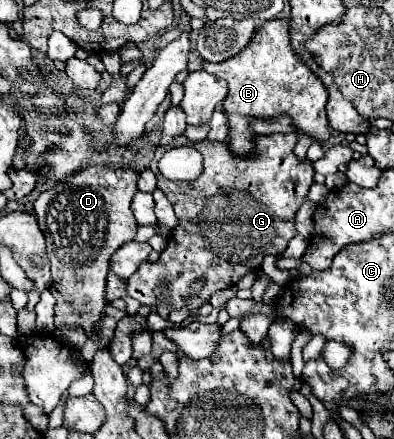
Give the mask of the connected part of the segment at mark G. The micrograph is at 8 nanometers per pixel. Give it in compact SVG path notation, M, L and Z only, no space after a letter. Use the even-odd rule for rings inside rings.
M280 133L264 135L264 137L256 139L256 143L260 143L260 155L256 155L256 159L232 159L232 155L228 155L226 143L208 143L208 141L192 143L184 135L178 137L176 141L172 141L174 147L188 145L188 147L194 147L204 157L202 175L196 177L194 181L172 181L172 179L162 177L158 171L154 173L158 177L158 189L164 191L164 195L172 203L176 219L186 233L172 233L168 237L166 249L158 257L158 261L154 261L154 263L144 261L140 265L136 275L132 275L132 279L128 279L128 295L134 297L136 301L140 301L142 305L168 305L172 309L180 309L186 305L192 311L192 309L198 309L204 303L208 303L212 293L236 285L236 281L240 281L246 273L258 269L266 255L280 255L286 249L292 235L296 233L294 215L300 209L300 205L304 203L310 185L314 183L312 163L310 161L300 163L294 155L296 141L298 141L296 135L280 135ZM202 275L206 277L204 289L202 289L200 297L192 297L190 283ZM156 287L162 289L160 299L154 293Z

